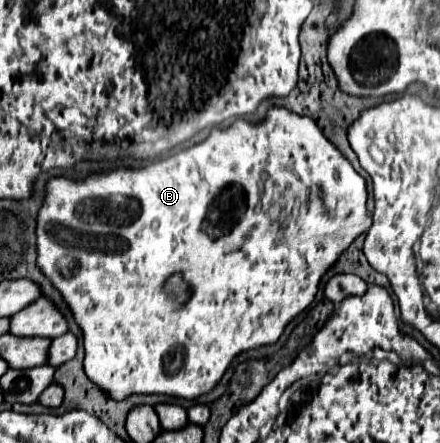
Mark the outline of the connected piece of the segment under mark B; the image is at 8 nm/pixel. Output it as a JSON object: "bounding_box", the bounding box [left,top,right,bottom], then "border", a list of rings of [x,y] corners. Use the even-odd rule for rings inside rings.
{"bounding_box":[37,108,371,400],"border":[[[273,108],[267,114],[267,120],[261,126],[251,126],[245,120],[235,120],[225,130],[213,130],[203,142],[169,154],[149,166],[143,168],[119,168],[101,174],[93,174],[81,182],[73,182],[67,178],[53,178],[47,184],[47,198],[37,218],[37,266],[45,272],[45,276],[53,282],[53,286],[63,294],[67,306],[71,308],[77,324],[83,328],[83,344],[85,344],[85,374],[89,380],[105,392],[109,392],[115,400],[123,400],[129,394],[169,394],[193,400],[205,392],[209,392],[231,360],[243,352],[257,348],[261,344],[273,344],[281,336],[283,328],[301,314],[315,298],[317,284],[325,270],[339,258],[339,254],[363,232],[371,226],[371,216],[365,208],[367,190],[365,180],[353,170],[353,166],[339,154],[339,150],[325,140],[321,130],[307,116],[297,116],[285,108]],[[298,194],[306,194],[300,205],[299,214],[293,216],[292,204]],[[281,198],[286,198],[287,205],[281,206]],[[285,213],[288,226],[279,228],[279,220]],[[173,272],[183,272],[191,284],[191,296],[183,304],[175,304],[167,300],[163,292],[163,280]]]}

